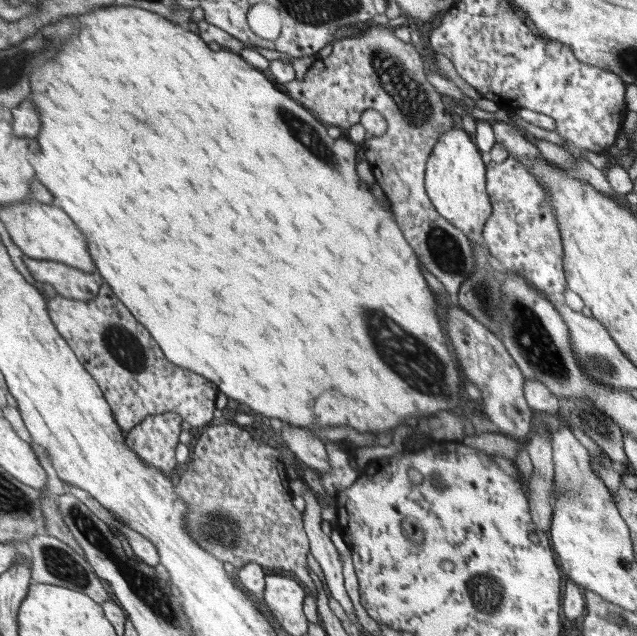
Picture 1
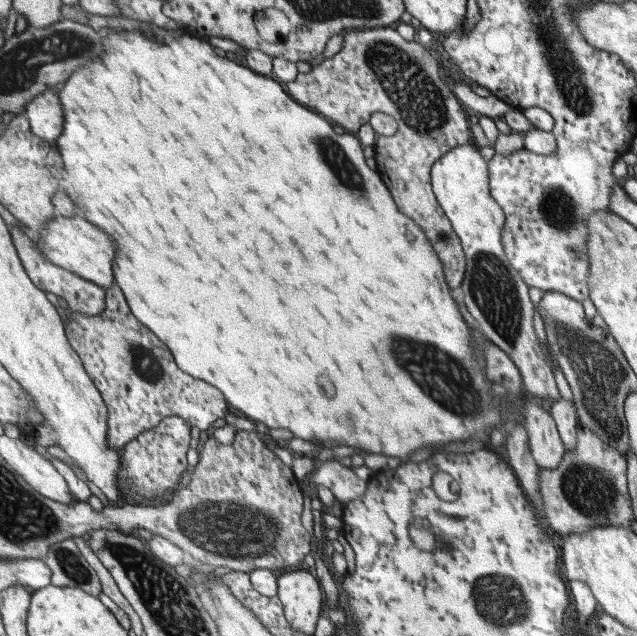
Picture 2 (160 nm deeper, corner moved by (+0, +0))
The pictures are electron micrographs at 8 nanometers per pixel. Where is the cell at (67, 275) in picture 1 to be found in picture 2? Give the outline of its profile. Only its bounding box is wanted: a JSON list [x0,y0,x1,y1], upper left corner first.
[10,225,107,316]

